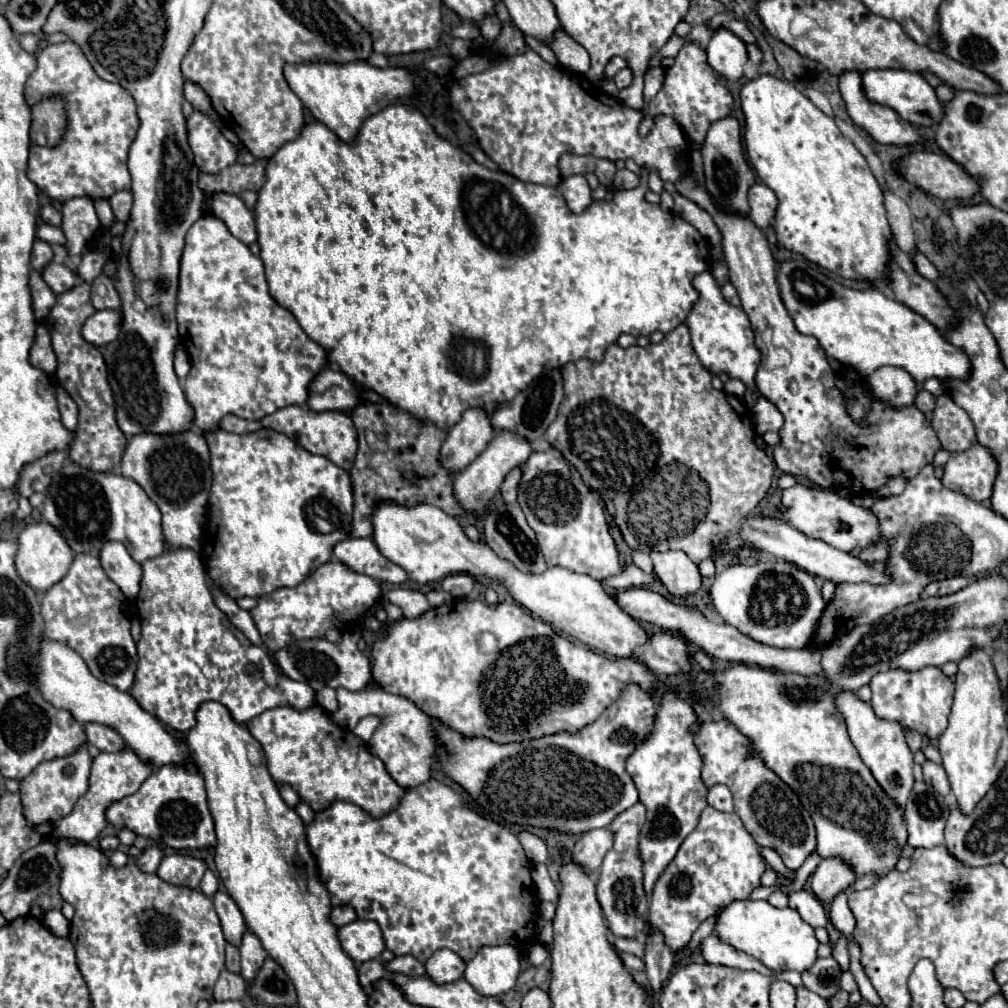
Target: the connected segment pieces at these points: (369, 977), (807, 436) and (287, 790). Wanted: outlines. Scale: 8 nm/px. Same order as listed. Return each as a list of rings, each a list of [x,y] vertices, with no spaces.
[[[371,960],[361,964],[358,969],[358,977],[363,987],[376,982],[385,976],[384,964],[379,960]]]
[[[691,175],[681,177],[675,187],[681,195],[703,207],[721,229],[729,281],[735,285],[743,303],[743,311],[751,321],[755,331],[755,345],[759,349],[767,349],[759,333],[771,327],[773,347],[781,347],[791,353],[789,365],[765,369],[761,363],[755,375],[759,393],[771,401],[785,417],[785,425],[779,431],[781,443],[773,449],[777,467],[783,473],[809,479],[817,487],[837,491],[839,495],[857,495],[875,491],[895,475],[913,479],[925,465],[933,463],[933,455],[941,449],[941,445],[931,423],[915,405],[905,409],[891,409],[889,405],[875,401],[871,413],[861,425],[857,425],[847,415],[845,399],[835,387],[835,375],[823,355],[823,349],[813,337],[807,337],[795,329],[793,319],[781,301],[779,285],[775,279],[775,259],[759,227],[749,217],[717,211],[711,195],[703,187],[697,187]]]
[[[283,785],[281,789],[279,789],[279,793],[281,793],[281,797],[283,797],[283,801],[291,807],[291,809],[295,809],[297,805],[299,805],[299,795],[289,787],[289,785]]]

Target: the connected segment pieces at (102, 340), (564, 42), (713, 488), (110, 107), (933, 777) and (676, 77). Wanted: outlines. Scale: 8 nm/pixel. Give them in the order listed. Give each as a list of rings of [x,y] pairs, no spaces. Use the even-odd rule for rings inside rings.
[[[97,311],[83,325],[83,339],[95,347],[109,345],[115,341],[121,329],[121,313],[119,311]]]
[[[557,29],[553,33],[553,39],[547,43],[549,49],[553,49],[553,53],[557,55],[559,63],[575,73],[585,75],[589,69],[589,53],[571,37],[567,35],[563,29]]]
[[[679,325],[677,329],[665,333],[663,341],[657,343],[657,345],[653,345],[653,343],[647,345],[647,347],[633,345],[633,347],[627,347],[627,349],[621,349],[619,345],[609,345],[601,363],[579,359],[579,361],[563,365],[561,373],[563,373],[565,397],[563,397],[563,403],[559,407],[557,419],[549,425],[549,429],[545,433],[547,435],[545,439],[555,449],[559,449],[569,463],[573,463],[579,469],[583,481],[591,489],[601,493],[609,513],[613,515],[615,523],[619,525],[619,529],[623,533],[623,539],[627,541],[629,547],[641,549],[641,551],[647,551],[647,553],[649,551],[681,549],[681,551],[685,551],[689,555],[689,559],[693,563],[701,563],[703,559],[707,559],[711,555],[711,541],[715,537],[721,537],[721,535],[729,533],[731,529],[735,529],[739,519],[747,517],[759,505],[759,501],[765,497],[765,493],[767,493],[767,489],[771,485],[771,479],[773,479],[773,471],[775,471],[773,465],[775,463],[765,451],[757,449],[753,419],[745,417],[747,411],[745,411],[741,399],[711,387],[711,373],[699,363],[695,351],[693,351],[687,325]]]
[[[65,41],[47,45],[37,55],[37,69],[27,79],[25,103],[33,107],[43,99],[59,97],[65,103],[67,127],[55,147],[31,145],[27,177],[53,201],[65,203],[71,197],[109,199],[113,193],[131,187],[127,151],[139,129],[137,105],[121,85],[103,81],[79,45]]]
[[[925,761],[923,777],[925,777],[927,785],[931,785],[937,793],[943,793],[943,797],[947,797],[951,793],[951,787],[949,787],[949,781],[947,781],[947,773],[945,773],[943,765],[935,765],[931,761]]]
[[[687,41],[683,45],[683,49],[679,51],[679,55],[675,57],[675,65],[665,69],[663,87],[649,101],[647,109],[649,109],[649,115],[653,115],[653,117],[657,117],[657,115],[675,117],[675,121],[683,129],[685,137],[691,143],[703,145],[711,123],[719,121],[731,113],[733,97],[727,91],[727,87],[717,79],[713,69],[709,67],[707,57],[705,57],[705,49],[693,41]]]

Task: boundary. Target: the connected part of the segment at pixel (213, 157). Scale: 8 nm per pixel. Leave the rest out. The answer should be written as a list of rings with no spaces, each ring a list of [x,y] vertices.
[[[195,109],[193,115],[187,117],[187,141],[201,173],[221,173],[237,159],[237,147],[223,137],[213,117],[203,111]]]

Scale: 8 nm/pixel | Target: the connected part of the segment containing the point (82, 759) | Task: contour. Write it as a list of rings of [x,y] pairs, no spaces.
[[[81,747],[75,755],[41,763],[29,777],[21,781],[21,789],[19,789],[27,821],[31,825],[55,823],[57,819],[69,815],[77,799],[87,791],[89,767],[91,767],[91,757],[87,753],[87,747]]]

